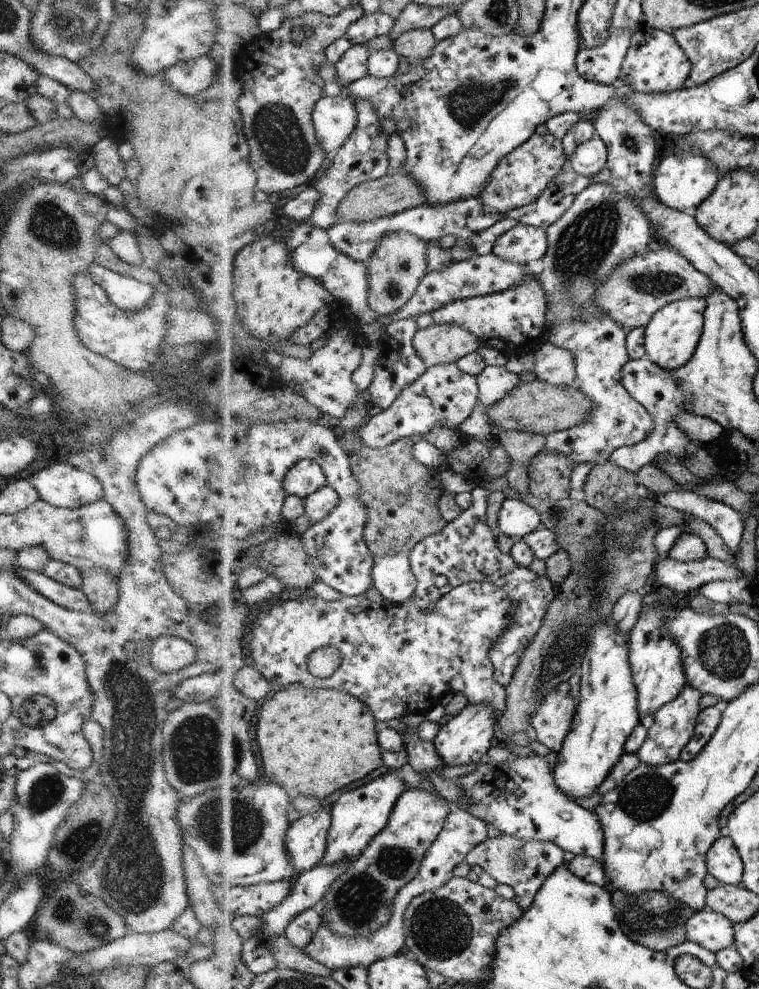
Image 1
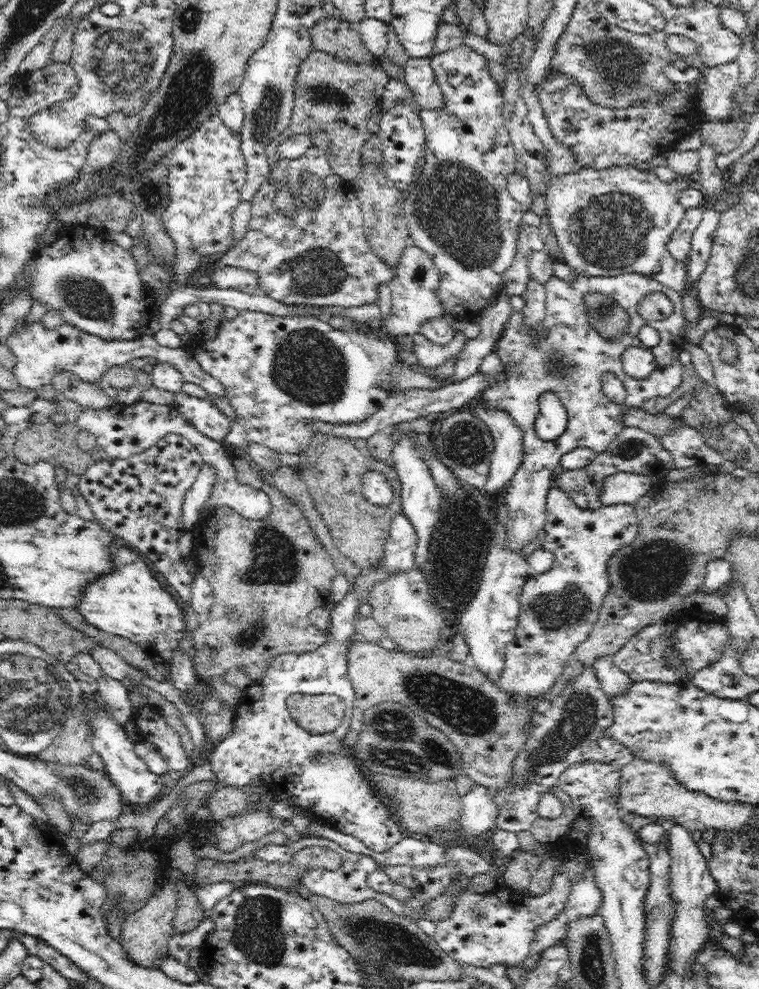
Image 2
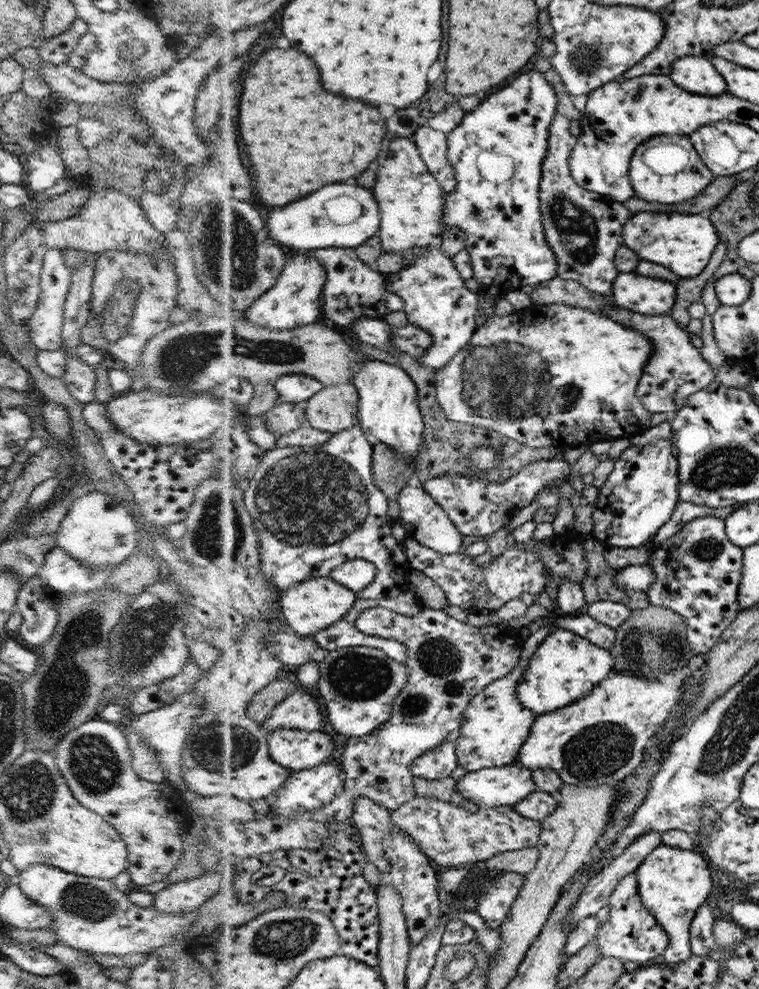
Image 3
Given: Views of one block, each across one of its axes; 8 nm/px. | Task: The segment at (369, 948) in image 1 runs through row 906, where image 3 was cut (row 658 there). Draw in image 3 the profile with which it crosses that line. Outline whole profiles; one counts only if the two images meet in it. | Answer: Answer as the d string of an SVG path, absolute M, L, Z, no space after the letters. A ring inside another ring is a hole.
M411 589L407 590L404 594L401 594L398 598L386 598L381 599L379 602L365 599L359 599L352 611L350 611L341 621L335 622L332 626L329 626L326 630L321 630L320 633L314 635L315 639L321 644L321 648L325 653L329 651L338 650L340 648L346 648L348 646L364 646L370 648L379 648L385 650L394 660L398 660L402 663L409 661L409 649L406 643L399 642L395 639L383 638L380 636L373 636L362 633L362 630L358 630L356 622L358 618L362 616L362 610L366 608L374 608L374 606L383 606L398 614L405 614L407 617L418 616L422 610L426 608L425 602Z

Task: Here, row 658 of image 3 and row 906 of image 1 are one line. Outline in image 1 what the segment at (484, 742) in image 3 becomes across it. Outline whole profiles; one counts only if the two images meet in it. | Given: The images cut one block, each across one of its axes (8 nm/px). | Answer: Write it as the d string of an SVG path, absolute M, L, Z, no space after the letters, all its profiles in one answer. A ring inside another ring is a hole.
M501 833L494 838L487 838L477 844L467 856L467 862L472 866L480 866L498 883L508 884L515 892L514 901L517 901L523 910L533 906L537 892L544 886L544 882L557 870L561 864L570 859L557 844L539 840L524 840L521 837Z

